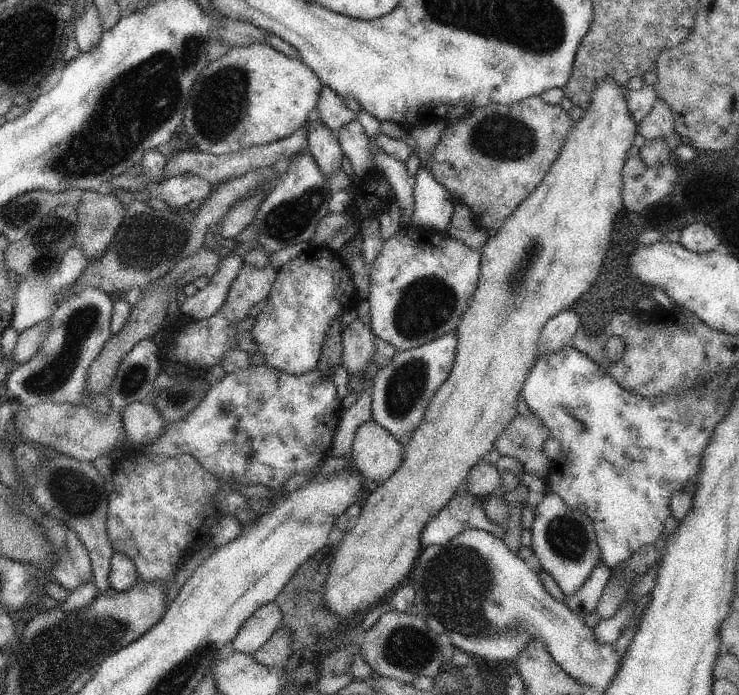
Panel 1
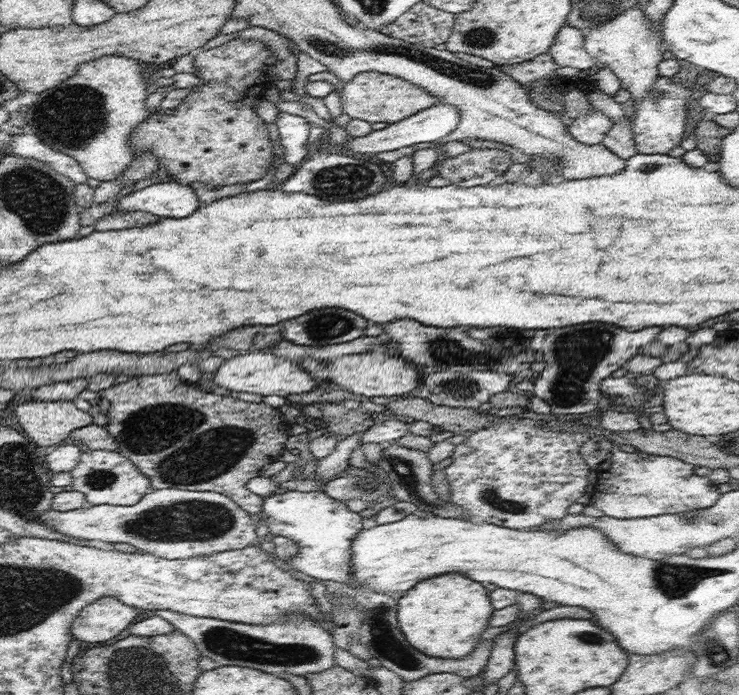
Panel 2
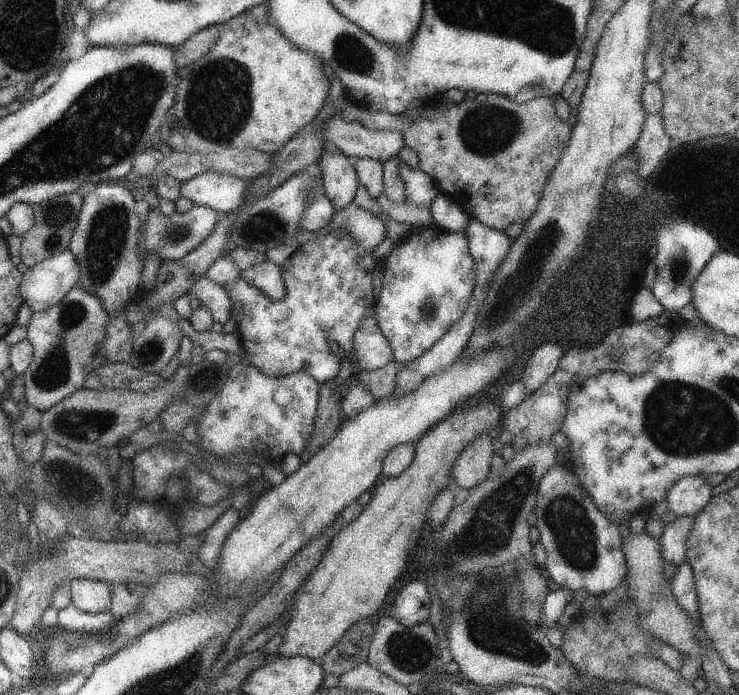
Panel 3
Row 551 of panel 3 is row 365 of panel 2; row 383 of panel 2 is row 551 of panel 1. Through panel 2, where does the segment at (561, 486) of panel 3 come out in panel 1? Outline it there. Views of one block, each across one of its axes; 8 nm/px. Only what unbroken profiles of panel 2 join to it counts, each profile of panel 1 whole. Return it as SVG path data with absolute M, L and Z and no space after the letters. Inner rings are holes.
M547 491L544 500L535 507L531 530L536 562L556 581L564 597L574 594L588 580L594 567L602 562L592 518L568 507L557 493Z

